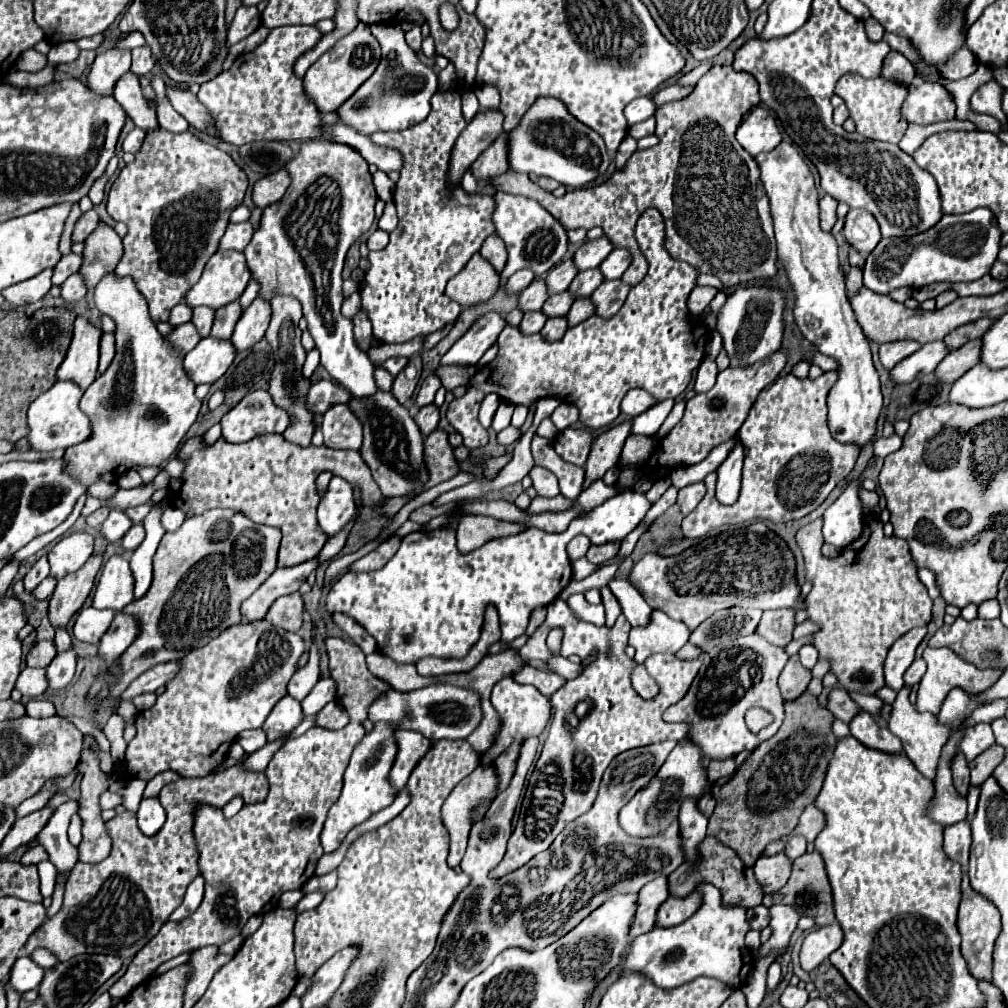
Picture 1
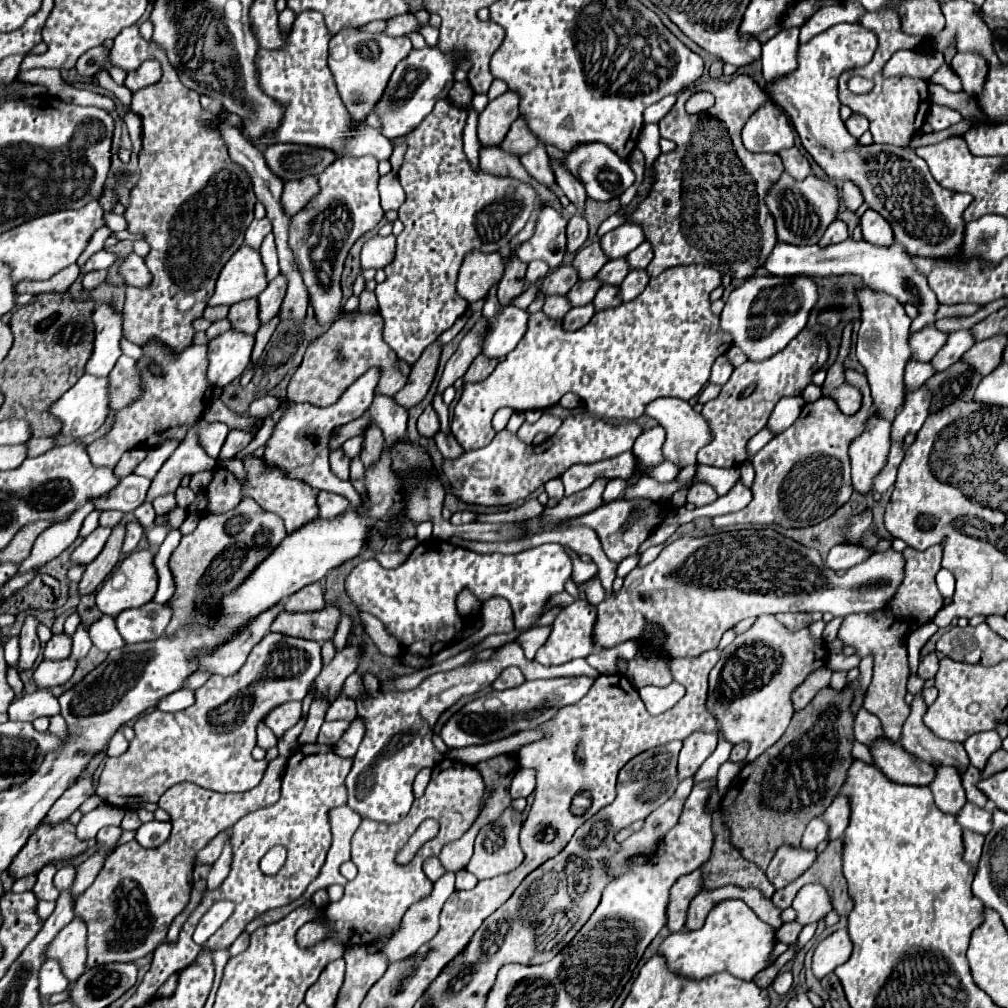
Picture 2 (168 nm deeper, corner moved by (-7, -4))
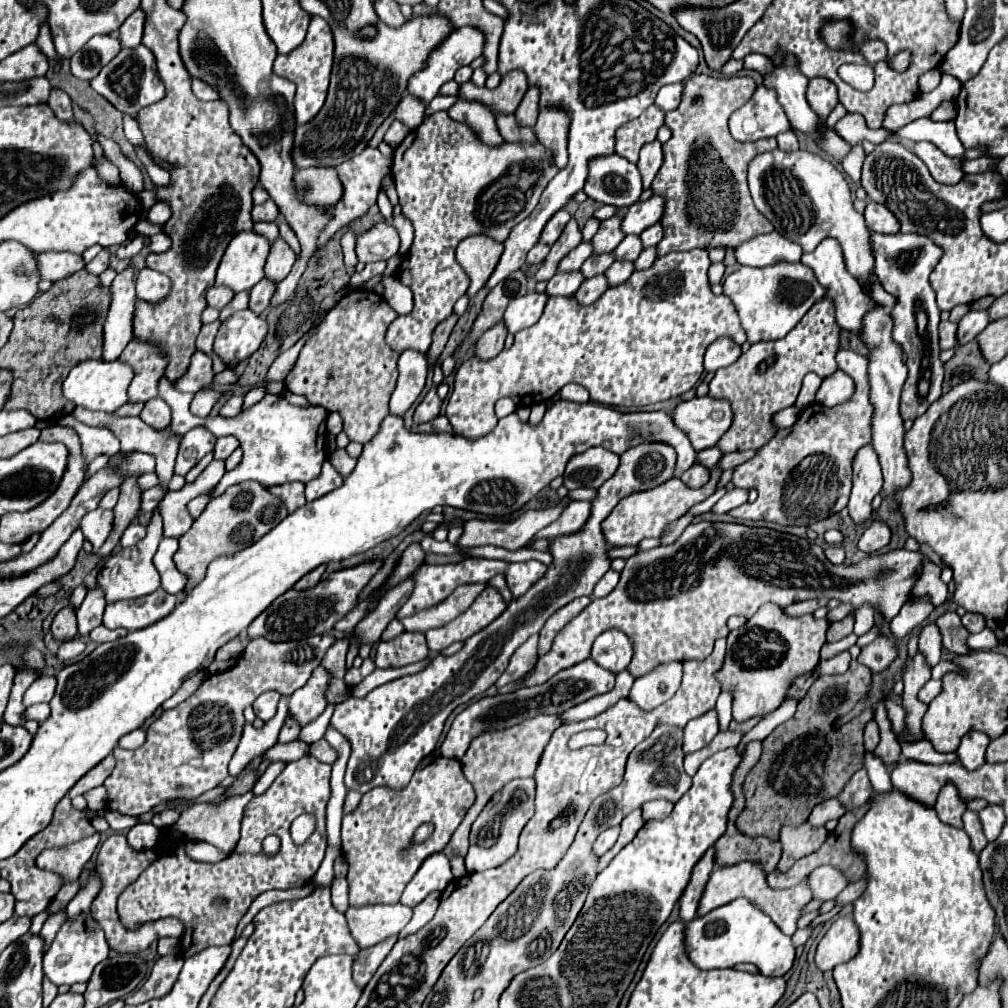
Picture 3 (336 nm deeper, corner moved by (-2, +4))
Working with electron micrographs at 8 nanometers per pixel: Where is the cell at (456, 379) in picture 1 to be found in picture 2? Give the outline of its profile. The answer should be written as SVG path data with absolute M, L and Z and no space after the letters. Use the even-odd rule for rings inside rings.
M475 357L475 361L469 365L467 373L463 375L465 383L475 383L475 381L483 381L497 365L497 359L489 359L489 357Z

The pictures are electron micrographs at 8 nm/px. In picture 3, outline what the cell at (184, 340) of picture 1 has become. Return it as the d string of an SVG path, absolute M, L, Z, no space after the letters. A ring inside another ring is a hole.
M242 291L242 293L236 293L234 295L234 299L220 311L220 321L224 321L224 319L228 319L232 313L236 313L236 311L240 311L240 309L248 309L248 299L250 297L250 293L248 291Z

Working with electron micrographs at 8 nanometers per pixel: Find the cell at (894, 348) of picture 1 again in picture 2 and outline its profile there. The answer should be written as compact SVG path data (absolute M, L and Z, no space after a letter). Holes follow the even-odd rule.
M935 327L921 329L919 333L909 335L909 349L911 359L915 361L929 361L947 341L947 333L937 331Z

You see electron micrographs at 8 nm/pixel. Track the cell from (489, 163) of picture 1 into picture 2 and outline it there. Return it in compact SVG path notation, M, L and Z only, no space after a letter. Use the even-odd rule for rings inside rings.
M517 119L517 121L511 125L507 137L503 139L503 143L501 143L499 147L501 147L503 151L511 153L511 155L521 157L521 155L529 153L535 145L537 145L535 137L531 137L531 133L527 133L527 127L523 125L523 121Z

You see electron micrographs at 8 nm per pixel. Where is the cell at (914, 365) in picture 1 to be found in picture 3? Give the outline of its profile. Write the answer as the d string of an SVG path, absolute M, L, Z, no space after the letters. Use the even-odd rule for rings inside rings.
M968 311L962 321L960 321L960 327L958 327L958 345L962 343L968 343L972 339L976 339L984 329L986 325L990 323L990 315L988 311Z

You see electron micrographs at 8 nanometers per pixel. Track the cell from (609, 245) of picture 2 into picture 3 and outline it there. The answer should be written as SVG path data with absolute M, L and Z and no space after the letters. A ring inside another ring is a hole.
M652 195L648 201L638 201L634 203L626 217L624 217L624 223L622 223L622 231L624 233L642 233L642 229L646 229L648 225L654 225L662 219L662 213L664 213L664 205L666 205L666 199L660 197L660 195Z

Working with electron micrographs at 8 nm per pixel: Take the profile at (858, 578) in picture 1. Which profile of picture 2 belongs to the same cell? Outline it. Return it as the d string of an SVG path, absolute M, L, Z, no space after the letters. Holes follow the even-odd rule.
M935 545L927 551L915 551L913 547L903 549L905 559L905 579L899 585L897 593L887 601L885 607L873 611L873 613L855 613L847 615L839 627L839 639L845 645L851 645L855 649L857 657L873 655L873 683L867 689L865 703L873 715L879 717L883 725L885 737L891 737L891 741L899 741L901 727L905 719L909 717L909 705L905 703L905 683L909 677L907 671L907 649L903 645L903 639L907 637L909 629L915 631L921 625L933 621L937 611L943 607L943 597L937 591L935 575L941 569L941 553L943 547Z

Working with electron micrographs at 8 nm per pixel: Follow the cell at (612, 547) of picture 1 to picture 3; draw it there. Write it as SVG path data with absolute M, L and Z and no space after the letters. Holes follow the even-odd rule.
M710 447L710 449L702 450L697 454L696 462L710 469L710 481L700 489L690 489L680 479L674 477L674 479L666 481L664 485L660 485L658 489L652 489L646 493L634 493L630 497L622 499L602 525L606 541L614 547L622 547L622 545L638 545L646 537L662 537L666 533L666 527L672 521L686 515L688 509L692 509L696 503L702 503L704 499L708 499L716 491L716 485L718 485L720 475L722 475L722 471L718 467L718 461L722 459L722 455L724 453L718 447Z

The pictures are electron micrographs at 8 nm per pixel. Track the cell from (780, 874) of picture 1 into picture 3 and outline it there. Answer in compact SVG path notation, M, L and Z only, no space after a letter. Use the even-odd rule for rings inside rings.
M802 823L796 827L782 827L780 841L782 841L782 859L778 863L778 871L790 869L800 857L806 857L820 849L820 845L826 841L828 831L826 827L812 827L810 823Z

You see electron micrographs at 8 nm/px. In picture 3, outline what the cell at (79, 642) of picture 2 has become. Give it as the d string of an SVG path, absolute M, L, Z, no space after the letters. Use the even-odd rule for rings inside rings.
M100 587L90 589L86 599L82 601L82 605L78 607L76 615L78 615L78 635L86 637L94 627L98 627L102 623L102 613L106 607L106 599Z

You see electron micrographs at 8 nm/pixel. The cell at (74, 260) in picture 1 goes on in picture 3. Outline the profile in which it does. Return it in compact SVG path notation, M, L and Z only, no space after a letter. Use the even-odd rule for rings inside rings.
M134 237L134 239L128 241L126 245L122 245L116 255L118 255L120 259L124 259L124 257L134 257L142 247L144 247L144 237Z

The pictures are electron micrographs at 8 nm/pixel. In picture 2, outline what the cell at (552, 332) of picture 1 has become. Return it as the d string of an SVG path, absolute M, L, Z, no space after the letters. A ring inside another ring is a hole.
M593 305L573 307L573 309L569 309L569 313L563 317L563 329L565 329L565 331L577 331L577 329L581 329L583 325L587 325L593 315L595 315Z

